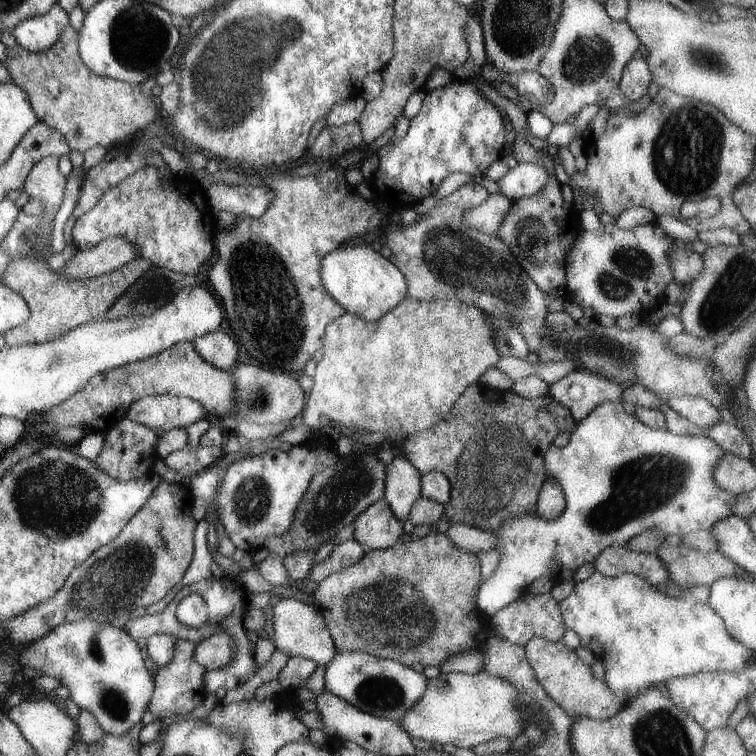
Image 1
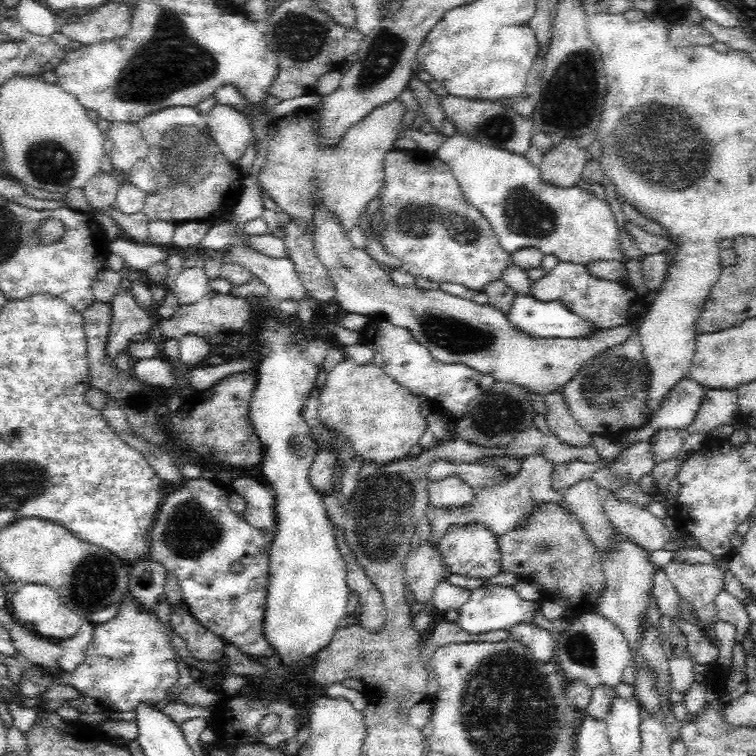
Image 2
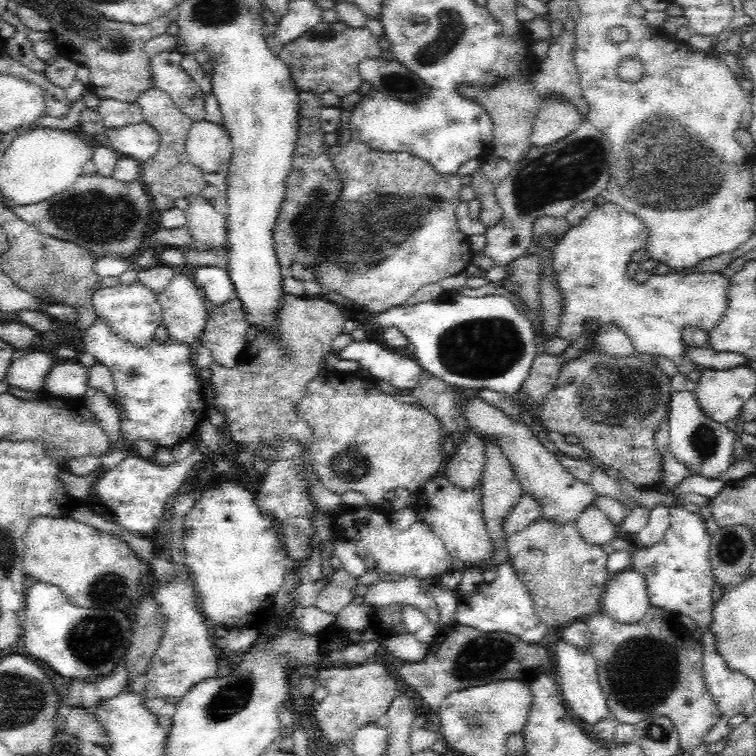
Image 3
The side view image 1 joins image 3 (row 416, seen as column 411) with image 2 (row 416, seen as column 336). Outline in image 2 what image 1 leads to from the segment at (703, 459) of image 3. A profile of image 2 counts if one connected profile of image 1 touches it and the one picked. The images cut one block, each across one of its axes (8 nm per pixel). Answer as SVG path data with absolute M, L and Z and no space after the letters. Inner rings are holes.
M688 376L684 377L668 394L666 394L666 396L664 396L658 410L653 414L653 417L649 420L649 423L644 426L644 428L628 431L624 435L621 435L619 439L614 439L614 443L626 445L628 448L640 441L651 440L653 434L659 430L682 430L682 428L690 426L698 414L698 410L702 404L702 400L704 400L704 394L706 394L706 391L706 387L698 384Z

